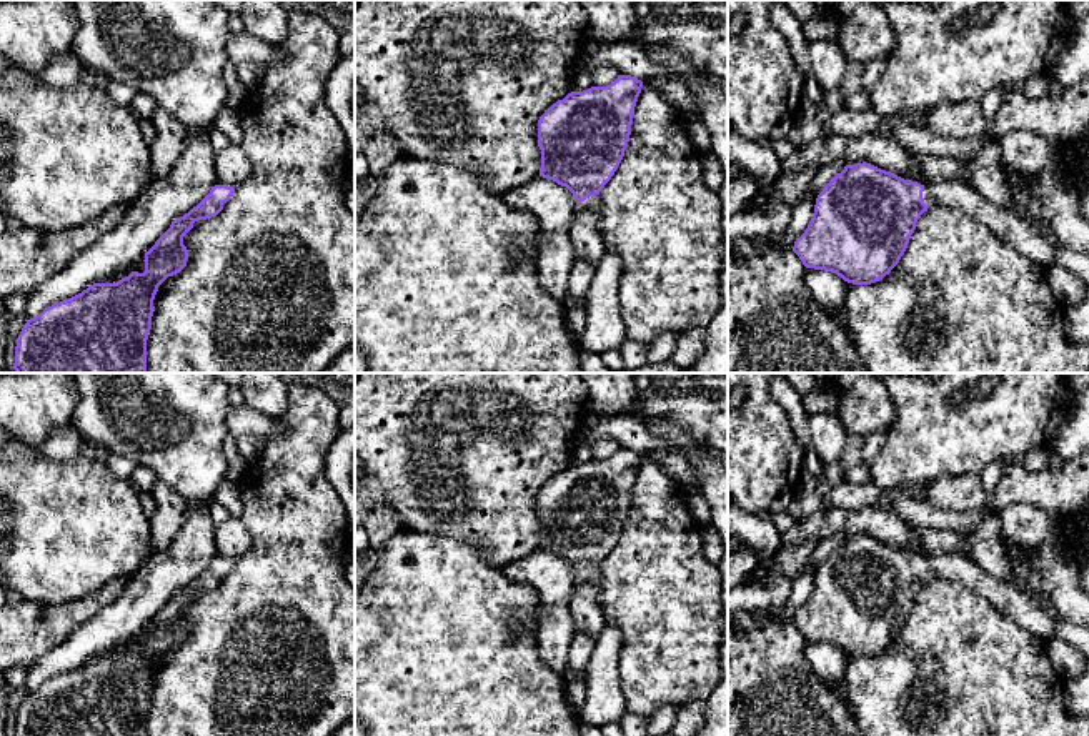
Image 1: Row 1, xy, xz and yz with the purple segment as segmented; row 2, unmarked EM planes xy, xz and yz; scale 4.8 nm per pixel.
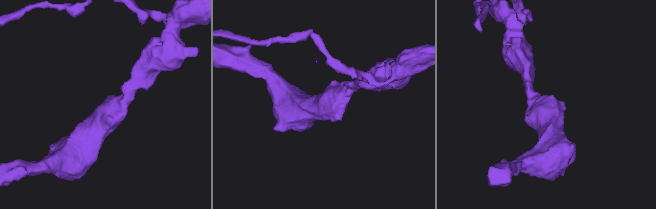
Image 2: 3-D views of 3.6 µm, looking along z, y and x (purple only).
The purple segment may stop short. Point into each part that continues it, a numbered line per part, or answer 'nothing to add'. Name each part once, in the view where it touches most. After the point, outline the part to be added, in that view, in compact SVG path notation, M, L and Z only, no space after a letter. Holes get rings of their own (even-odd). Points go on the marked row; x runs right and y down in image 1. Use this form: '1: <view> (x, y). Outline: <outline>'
1: yz (1014, 230). Outline: M959 182L926 183L922 198L929 208L936 205L961 208L1042 268L1049 270L1056 265L1054 238L1046 236L1024 218L986 200L971 185Z

